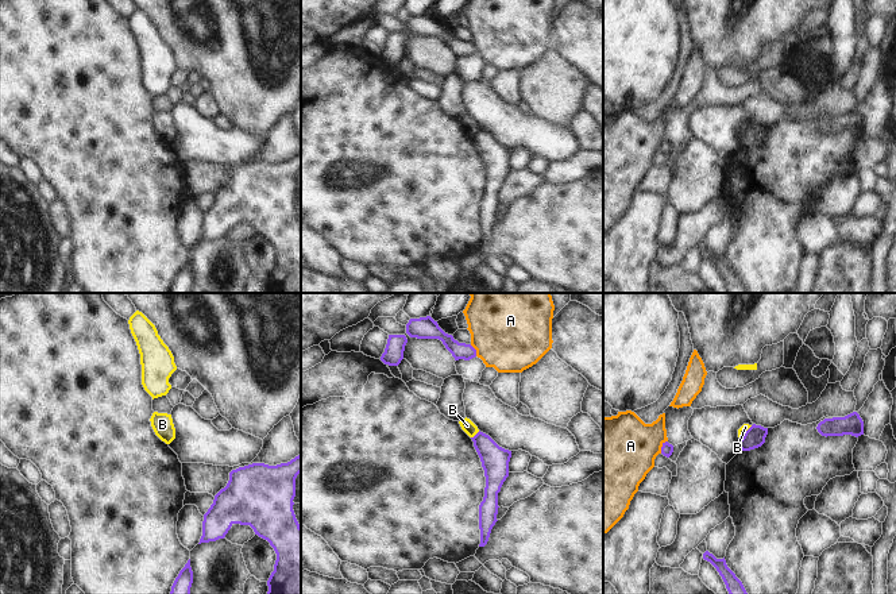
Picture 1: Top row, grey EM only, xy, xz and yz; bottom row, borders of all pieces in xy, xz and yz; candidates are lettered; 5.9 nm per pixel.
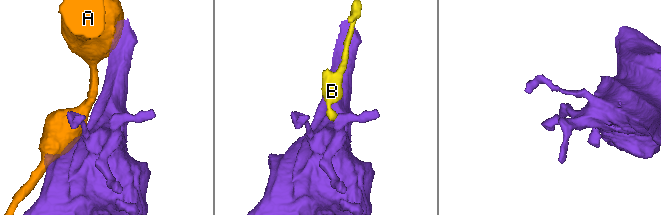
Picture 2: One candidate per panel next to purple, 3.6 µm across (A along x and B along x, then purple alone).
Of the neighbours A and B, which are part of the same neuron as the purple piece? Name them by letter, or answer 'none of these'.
none of these

